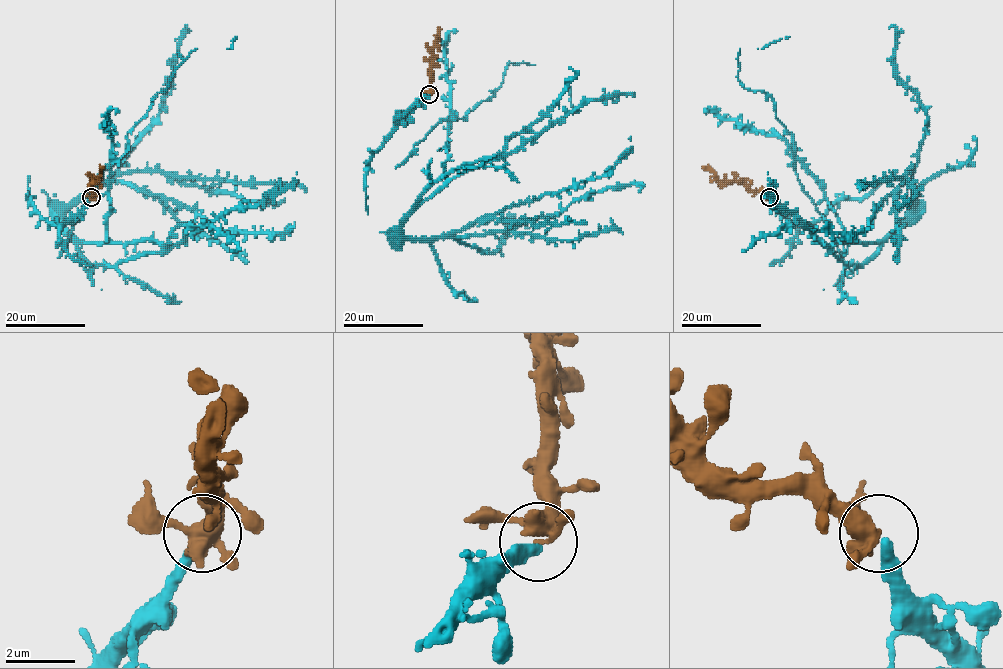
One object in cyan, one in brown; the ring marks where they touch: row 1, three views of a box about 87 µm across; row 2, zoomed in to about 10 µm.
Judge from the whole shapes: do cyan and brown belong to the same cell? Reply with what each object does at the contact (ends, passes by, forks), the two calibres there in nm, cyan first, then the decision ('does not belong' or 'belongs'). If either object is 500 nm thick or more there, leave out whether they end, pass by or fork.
cyan ends there; brown forks there; 360 nm thick on the cyan side, 240 nm on the other; belongs

